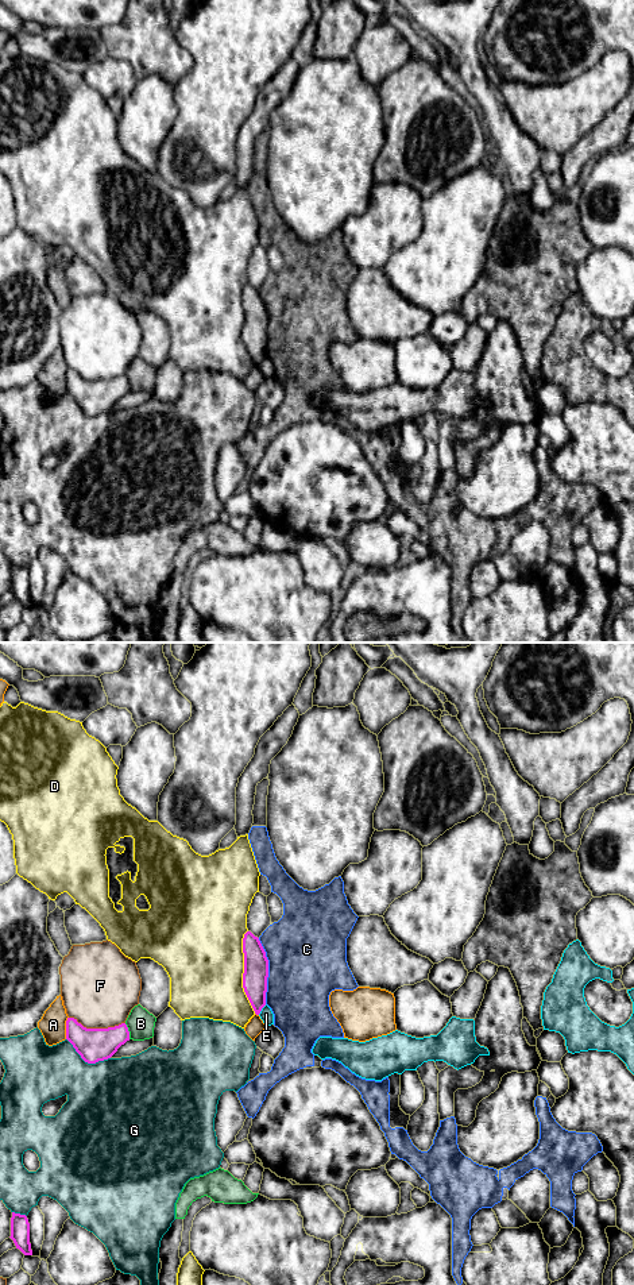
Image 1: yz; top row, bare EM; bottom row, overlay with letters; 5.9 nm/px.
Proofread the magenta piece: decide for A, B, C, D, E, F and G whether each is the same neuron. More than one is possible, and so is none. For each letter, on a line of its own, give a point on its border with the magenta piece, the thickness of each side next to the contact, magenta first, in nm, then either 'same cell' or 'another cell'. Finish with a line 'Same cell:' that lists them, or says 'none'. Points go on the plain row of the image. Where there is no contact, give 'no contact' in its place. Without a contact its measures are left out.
A: yz (66, 379) | 200/160 nm | another cell
B: yz (128, 384) | 200/170 nm | another cell
C: yz (267, 323) | 150/460 nm | another cell
D: yz (244, 324) | 150/460 nm | another cell
E: yz (261, 362) | 150/80 nm | another cell
F: yz (97, 381) | 200/460 nm | another cell
G: yz (87, 413) | 200/440 nm | another cell
Same cell: none

